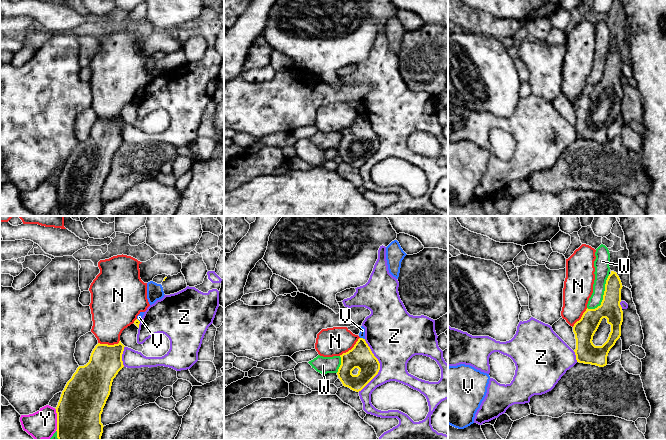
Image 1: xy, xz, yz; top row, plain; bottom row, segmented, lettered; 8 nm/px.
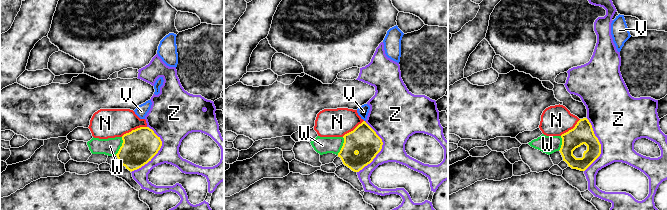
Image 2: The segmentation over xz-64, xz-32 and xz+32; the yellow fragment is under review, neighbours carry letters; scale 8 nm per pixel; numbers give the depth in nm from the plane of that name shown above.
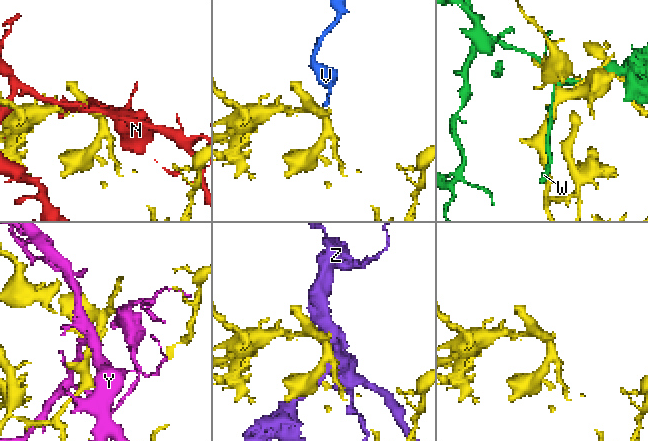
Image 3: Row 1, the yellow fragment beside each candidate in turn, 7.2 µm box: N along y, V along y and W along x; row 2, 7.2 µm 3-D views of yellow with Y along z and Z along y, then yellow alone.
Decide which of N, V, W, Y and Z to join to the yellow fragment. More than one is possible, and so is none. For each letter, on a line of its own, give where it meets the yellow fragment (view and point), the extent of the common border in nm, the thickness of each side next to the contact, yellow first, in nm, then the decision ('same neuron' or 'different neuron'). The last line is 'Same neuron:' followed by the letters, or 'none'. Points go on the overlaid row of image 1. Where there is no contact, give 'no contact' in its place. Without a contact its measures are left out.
N: meets yellow in xz at (351, 349); contact 220 nm long; 190 nm thick on the yellow side, 220 nm on the other; different neuron
V: meets yellow in xz at (362, 338); contact 40 nm long; 190 nm thick on the yellow side, 50 nm on the other; different neuron
W: meets yellow in yz at (603, 296); contact 320 nm long; 170 nm thick on the yellow side, 120 nm on the other; different neuron
Y: meets yellow in xy at (57, 419); contact 180 nm long; 360 nm thick on the yellow side, 220 nm on the other; different neuron
Z: meets yellow in xz at (379, 366); contact 420 nm long; 190 nm thick on the yellow side, 400 nm on the other; different neuron
Same neuron: none

